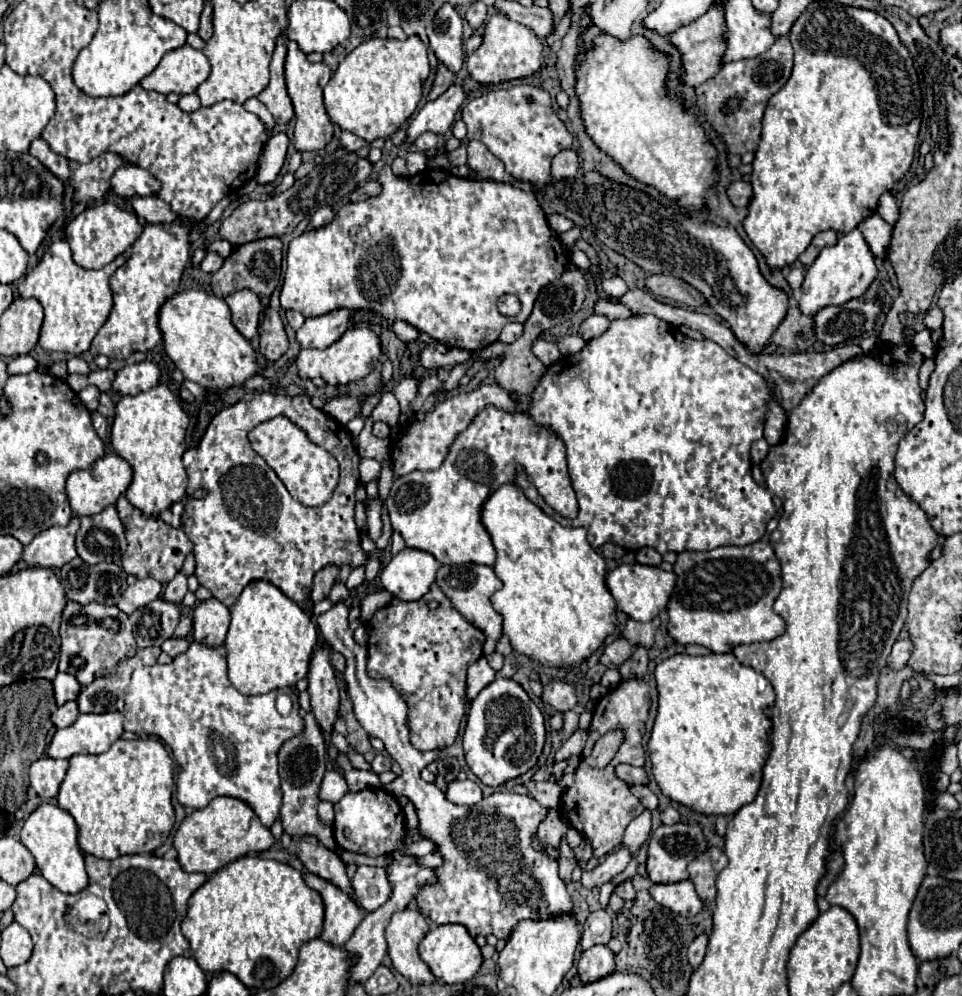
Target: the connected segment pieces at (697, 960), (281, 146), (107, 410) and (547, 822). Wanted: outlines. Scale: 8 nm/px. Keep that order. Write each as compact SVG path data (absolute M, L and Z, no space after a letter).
M700 934L696 936L696 940L690 944L688 948L688 962L696 968L702 964L704 956L706 956L706 946L708 946L708 936L706 934Z
M272 134L262 150L260 156L260 166L256 174L258 184L270 184L276 180L280 168L284 166L286 160L286 148L288 148L288 138L286 134Z
M100 394L98 412L100 412L102 416L106 416L106 418L114 418L114 410L116 410L116 406L114 406L112 396L110 396L110 394Z
M554 808L554 810L548 810L548 816L542 820L536 836L550 846L550 850L546 852L558 858L558 844L560 844L560 838L566 834L566 830L568 830L568 824L562 820L560 810Z

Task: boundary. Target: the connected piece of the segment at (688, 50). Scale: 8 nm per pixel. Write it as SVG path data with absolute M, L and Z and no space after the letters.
M712 8L698 20L678 28L676 32L672 32L668 36L668 40L680 52L682 70L684 70L682 84L694 86L694 88L700 86L702 82L706 82L708 78L712 78L718 72L720 56L724 54L724 16L720 16L720 8Z

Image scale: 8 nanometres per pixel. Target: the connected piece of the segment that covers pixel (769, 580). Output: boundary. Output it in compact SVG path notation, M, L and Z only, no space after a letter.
M766 540L744 548L720 546L708 552L682 552L674 574L676 586L666 610L668 636L678 644L700 644L714 654L726 654L738 644L774 640L784 634L784 620L772 610L782 590L780 564Z

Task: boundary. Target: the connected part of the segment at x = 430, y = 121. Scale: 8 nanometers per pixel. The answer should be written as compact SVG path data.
M460 86L448 88L438 100L428 102L416 118L410 120L406 128L406 138L404 144L414 144L414 140L424 134L424 132L434 132L434 134L444 134L456 120L456 114L460 106L464 104L464 92Z

